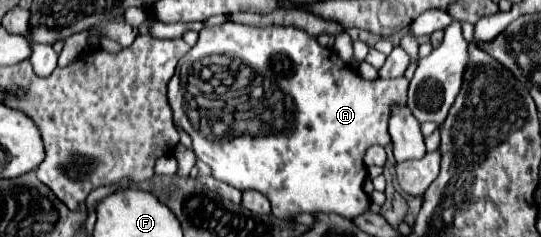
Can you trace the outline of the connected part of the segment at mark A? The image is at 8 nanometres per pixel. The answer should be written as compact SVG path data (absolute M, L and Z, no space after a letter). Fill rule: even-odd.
M224 22L218 26L204 26L200 30L200 38L198 38L196 46L190 48L190 52L184 56L184 60L180 60L180 68L176 70L176 74L168 82L168 100L170 100L170 106L174 110L174 122L178 126L182 126L192 136L192 148L194 148L196 156L212 168L212 176L216 180L232 184L240 190L262 192L272 202L272 214L280 220L292 220L294 216L298 216L302 212L310 212L310 214L320 214L320 212L330 214L332 212L332 214L338 214L344 218L354 218L354 216L366 212L368 204L370 204L368 194L362 190L362 184L368 176L368 170L364 164L364 152L370 146L376 146L376 144L386 146L392 142L392 138L388 134L390 112L392 112L392 106L406 106L408 84L410 84L410 80L404 76L392 78L392 80L382 80L382 78L364 80L336 52L320 46L316 42L316 38L308 36L308 32L304 32L302 28L284 28L284 26L256 28L256 26Z

